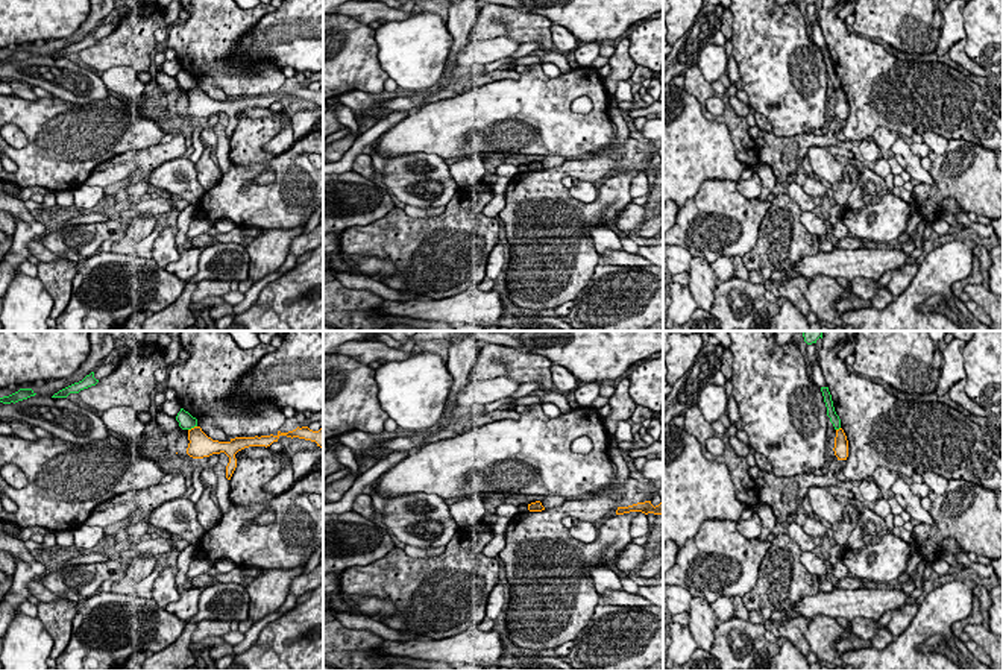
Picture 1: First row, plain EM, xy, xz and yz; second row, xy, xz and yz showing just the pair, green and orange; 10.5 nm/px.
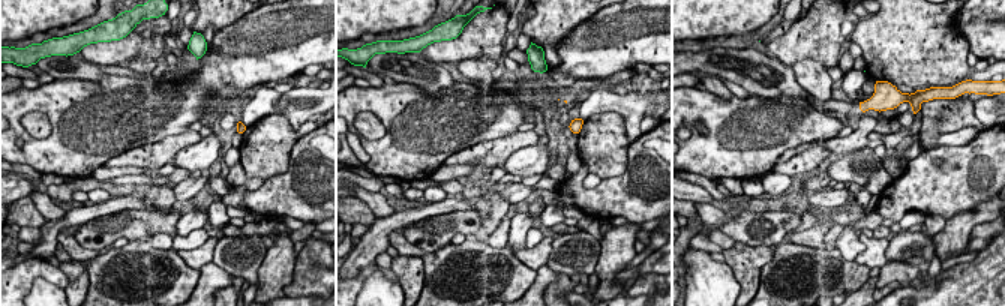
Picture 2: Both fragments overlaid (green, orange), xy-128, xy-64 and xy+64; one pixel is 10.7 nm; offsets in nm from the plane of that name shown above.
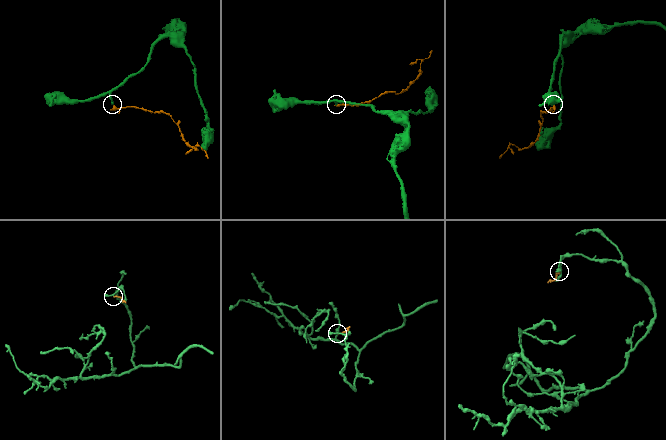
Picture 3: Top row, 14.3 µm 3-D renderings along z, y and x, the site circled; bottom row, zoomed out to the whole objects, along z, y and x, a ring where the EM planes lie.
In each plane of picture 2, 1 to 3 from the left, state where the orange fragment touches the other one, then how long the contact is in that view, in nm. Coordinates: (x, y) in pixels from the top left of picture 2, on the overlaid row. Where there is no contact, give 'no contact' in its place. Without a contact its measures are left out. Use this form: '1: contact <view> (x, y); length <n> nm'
1: no contact
2: no contact
3: no contact

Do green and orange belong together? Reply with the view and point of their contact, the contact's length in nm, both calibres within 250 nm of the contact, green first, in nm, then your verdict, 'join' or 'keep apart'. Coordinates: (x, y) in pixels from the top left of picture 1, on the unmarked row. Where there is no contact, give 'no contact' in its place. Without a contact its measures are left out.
xy (191, 87) | 110 nm | 160/240 nm | keep apart

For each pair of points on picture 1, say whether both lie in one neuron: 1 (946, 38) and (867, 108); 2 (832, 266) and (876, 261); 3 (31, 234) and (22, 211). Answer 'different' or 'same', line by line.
1: different
2: same
3: different

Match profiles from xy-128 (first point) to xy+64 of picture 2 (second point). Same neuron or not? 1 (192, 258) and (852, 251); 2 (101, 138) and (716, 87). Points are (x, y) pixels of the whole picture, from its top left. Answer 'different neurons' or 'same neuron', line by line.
1: different neurons
2: different neurons

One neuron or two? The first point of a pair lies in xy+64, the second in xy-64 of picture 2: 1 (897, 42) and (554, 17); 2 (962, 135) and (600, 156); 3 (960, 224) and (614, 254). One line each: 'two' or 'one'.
1: one
2: two
3: one

